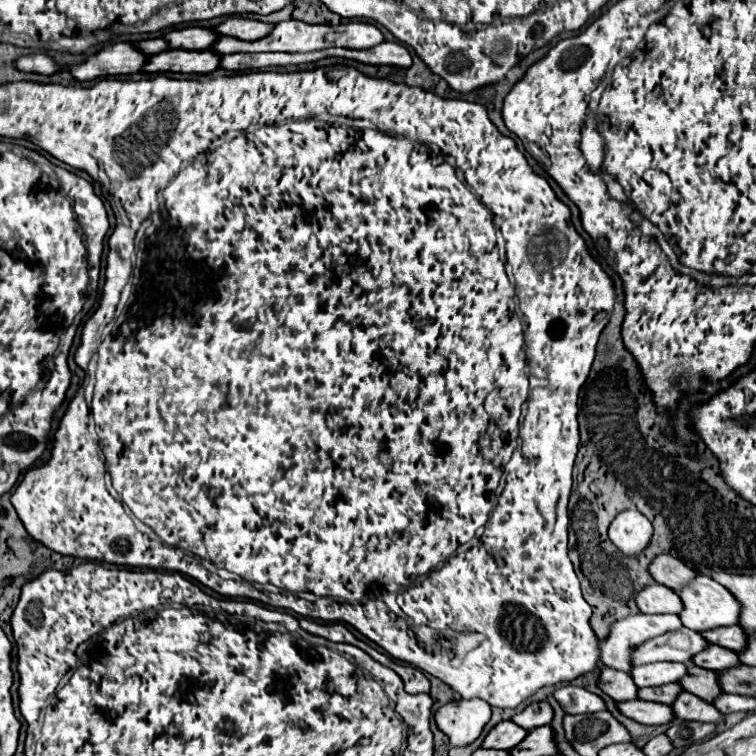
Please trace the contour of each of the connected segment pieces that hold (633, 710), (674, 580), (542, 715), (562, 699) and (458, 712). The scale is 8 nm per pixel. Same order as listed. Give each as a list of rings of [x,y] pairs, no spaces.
[[[624,701],[618,703],[618,709],[644,725],[666,725],[674,721],[674,711],[668,705],[660,705],[660,703],[652,703],[652,701]]]
[[[658,555],[650,563],[648,571],[650,571],[650,575],[654,577],[656,583],[666,585],[674,591],[680,591],[680,587],[684,587],[684,583],[690,583],[692,579],[698,577],[696,571],[692,571],[680,559],[670,557],[670,555]]]
[[[532,703],[528,705],[522,713],[516,713],[512,717],[514,723],[518,723],[522,729],[530,731],[534,727],[542,727],[542,725],[550,725],[554,719],[554,711],[550,707],[550,703]]]
[[[576,685],[560,687],[554,693],[554,697],[562,705],[562,709],[566,713],[572,713],[572,715],[596,713],[596,711],[604,711],[606,709],[606,703],[604,703],[604,699],[600,695],[594,695],[594,693],[586,691],[584,687],[576,687]]]
[[[462,699],[440,707],[434,719],[438,729],[450,739],[450,745],[468,747],[480,737],[484,725],[490,721],[490,711],[492,707],[482,699]]]

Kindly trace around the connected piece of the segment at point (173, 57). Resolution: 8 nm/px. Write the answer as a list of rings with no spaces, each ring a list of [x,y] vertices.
[[[162,51],[162,53],[156,53],[148,59],[144,71],[148,73],[166,73],[166,71],[172,71],[172,73],[212,73],[220,67],[220,55],[212,55],[212,51]]]

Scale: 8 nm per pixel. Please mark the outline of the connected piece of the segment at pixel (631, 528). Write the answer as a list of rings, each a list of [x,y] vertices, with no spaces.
[[[640,511],[618,513],[608,529],[610,541],[620,549],[620,553],[628,557],[640,555],[648,547],[652,533],[652,523],[644,515],[640,515]]]

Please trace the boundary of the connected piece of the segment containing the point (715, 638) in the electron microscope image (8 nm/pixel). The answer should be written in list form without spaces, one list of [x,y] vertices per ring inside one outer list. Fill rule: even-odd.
[[[740,625],[736,627],[718,627],[714,631],[704,631],[702,633],[706,637],[708,643],[714,643],[714,645],[720,645],[720,647],[726,647],[726,649],[732,649],[732,651],[742,651],[748,643],[748,635],[744,635],[744,629]]]

